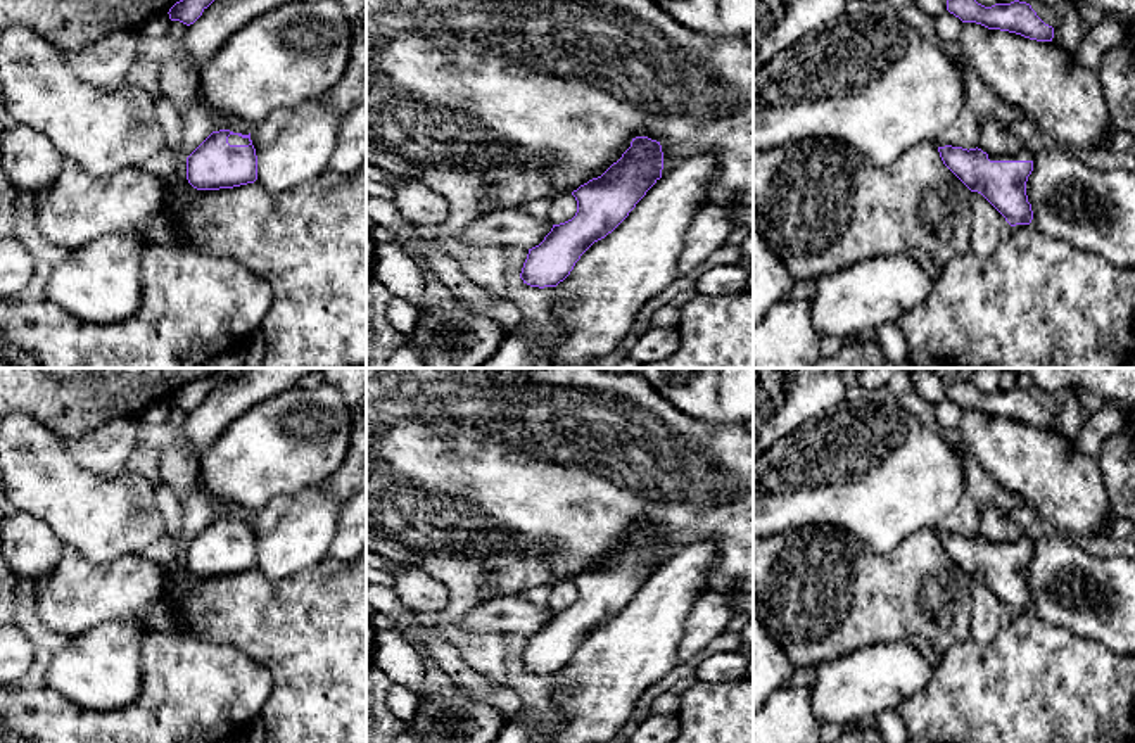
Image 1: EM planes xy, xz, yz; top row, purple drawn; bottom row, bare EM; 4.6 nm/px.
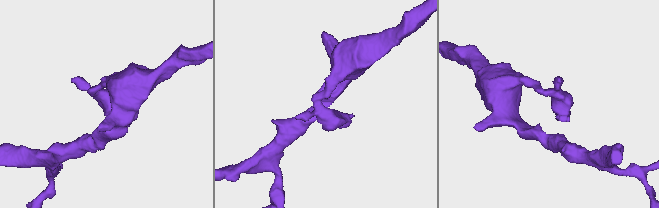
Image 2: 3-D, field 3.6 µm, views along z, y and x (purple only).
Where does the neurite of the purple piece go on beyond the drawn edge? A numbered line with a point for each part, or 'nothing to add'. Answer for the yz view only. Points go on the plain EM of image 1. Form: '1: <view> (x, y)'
1: yz (1025, 541)

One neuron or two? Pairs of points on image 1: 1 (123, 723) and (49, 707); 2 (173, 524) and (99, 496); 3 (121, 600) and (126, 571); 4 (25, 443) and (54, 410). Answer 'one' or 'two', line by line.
1: one
2: two
3: one
4: two

